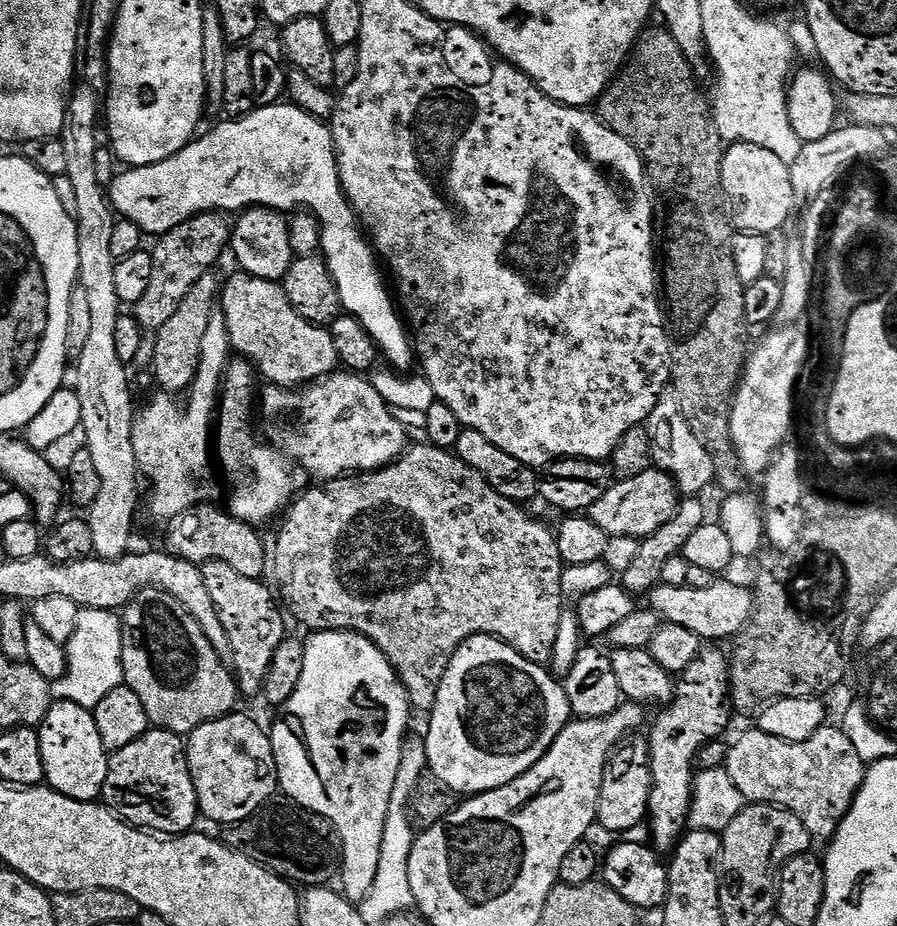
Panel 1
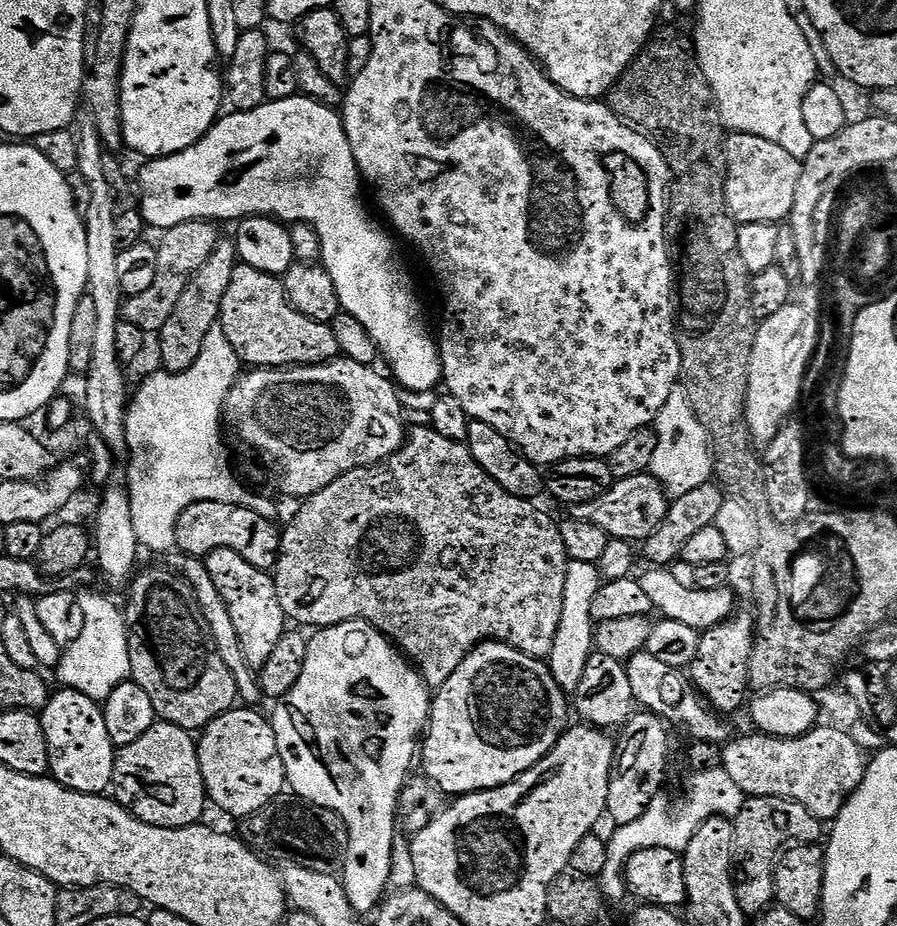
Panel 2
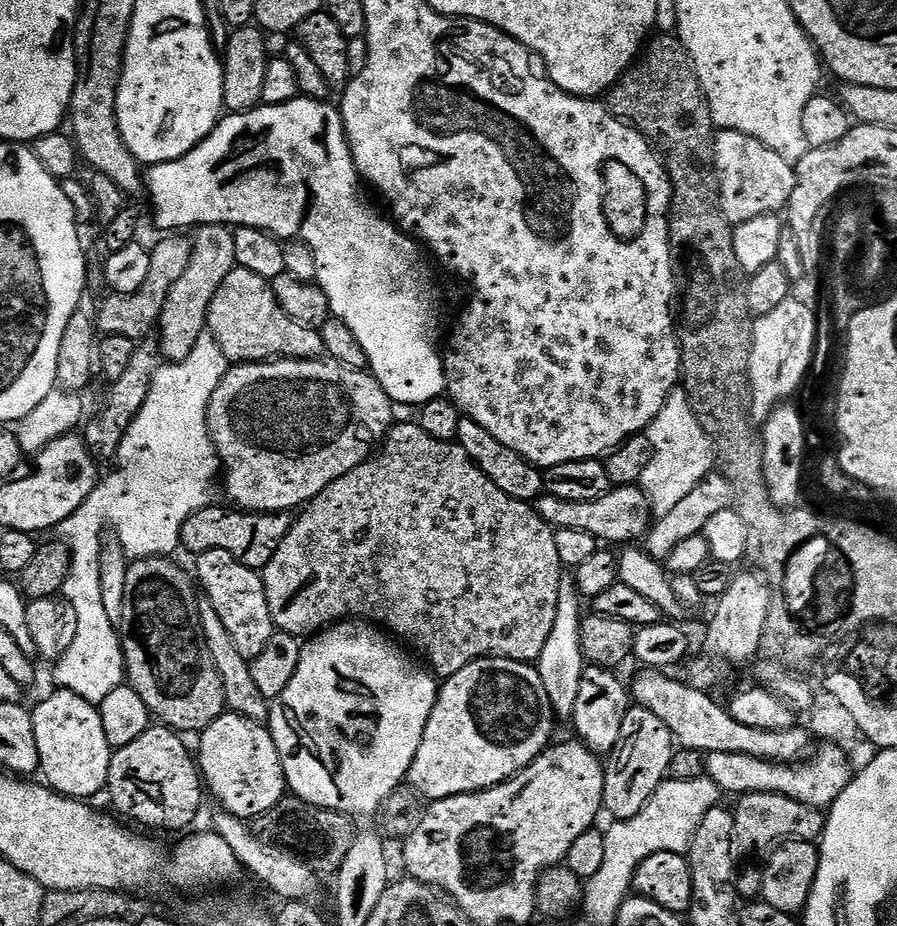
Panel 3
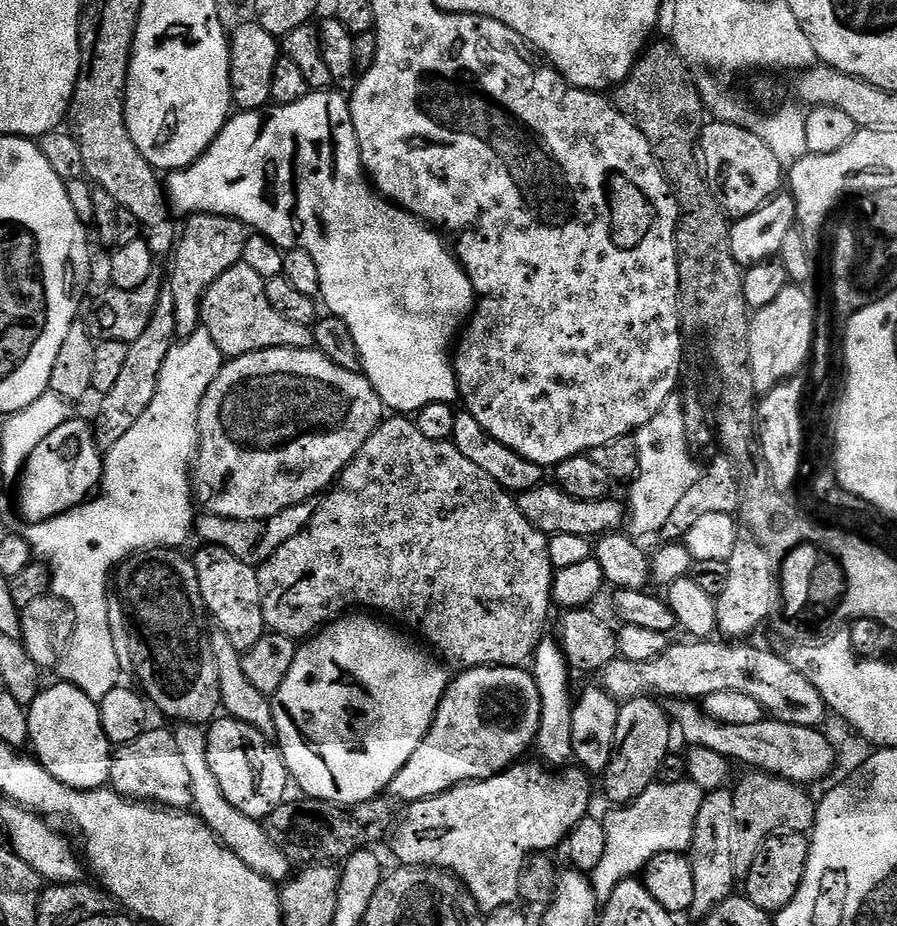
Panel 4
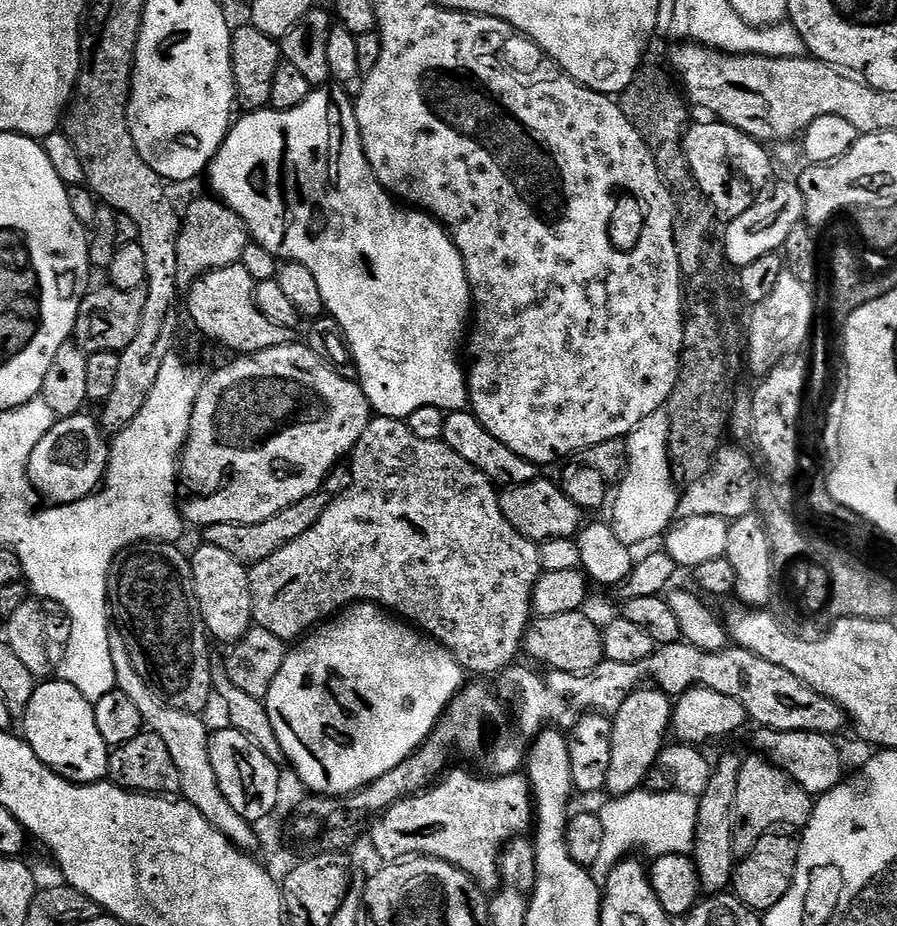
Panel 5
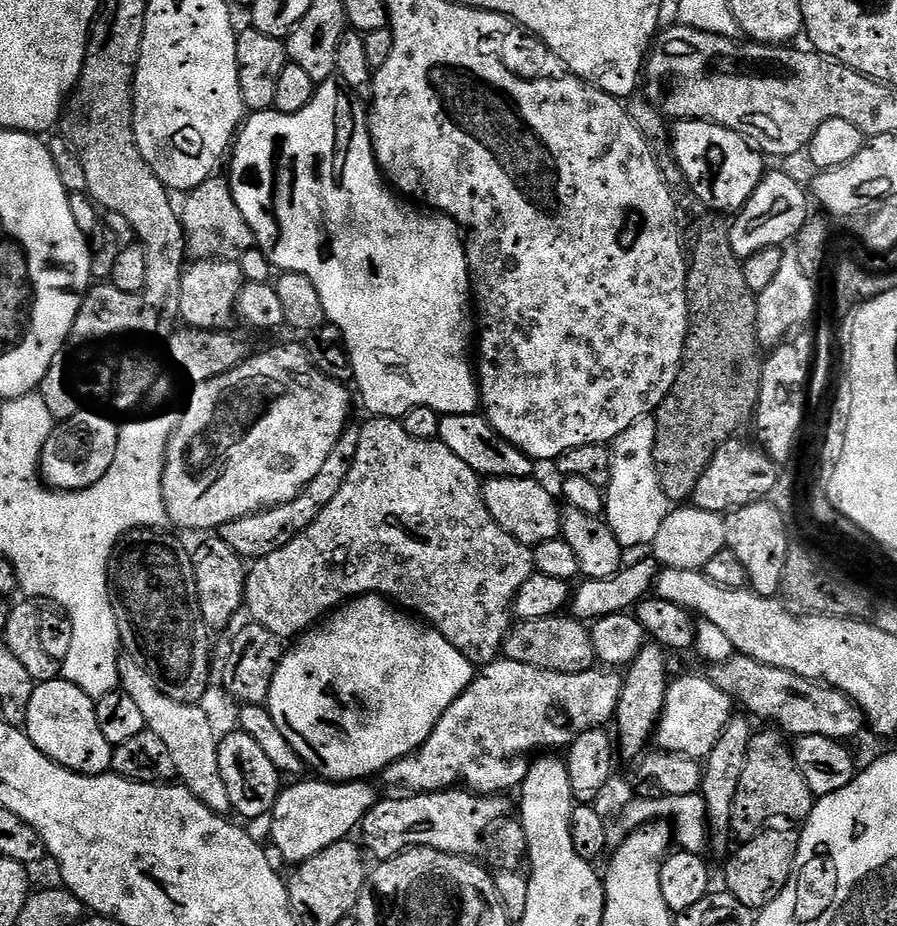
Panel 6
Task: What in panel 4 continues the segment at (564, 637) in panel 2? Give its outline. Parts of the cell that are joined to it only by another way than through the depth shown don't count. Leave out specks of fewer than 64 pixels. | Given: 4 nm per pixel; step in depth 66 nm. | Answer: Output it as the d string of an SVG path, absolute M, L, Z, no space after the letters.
M546 636L536 647L532 659L532 673L535 685L538 686L542 714L540 715L539 732L534 745L535 752L547 767L562 768L569 765L573 754L573 697L570 698L570 675L572 670L568 666L563 649L559 641Z

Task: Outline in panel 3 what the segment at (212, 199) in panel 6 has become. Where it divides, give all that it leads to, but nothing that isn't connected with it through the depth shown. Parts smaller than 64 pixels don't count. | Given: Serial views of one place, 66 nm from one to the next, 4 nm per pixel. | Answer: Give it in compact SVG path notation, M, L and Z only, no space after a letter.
M201 224L195 229L190 266L186 266L186 274L174 282L160 315L158 339L160 355L165 361L175 362L186 358L186 354L194 350L194 342L198 342L207 329L210 302L214 294L218 294L218 286L226 282L226 274L238 267L234 254L235 237L235 231L223 224Z

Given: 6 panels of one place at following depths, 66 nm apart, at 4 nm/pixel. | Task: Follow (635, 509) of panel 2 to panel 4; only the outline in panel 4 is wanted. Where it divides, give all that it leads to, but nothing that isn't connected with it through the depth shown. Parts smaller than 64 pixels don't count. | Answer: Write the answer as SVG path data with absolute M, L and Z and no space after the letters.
M545 482L537 488L531 488L528 492L519 493L518 503L522 514L534 527L543 532L545 536L557 536L558 534L578 534L589 538L599 538L615 532L625 523L626 508L613 498L602 500L579 500L570 498L555 483Z

